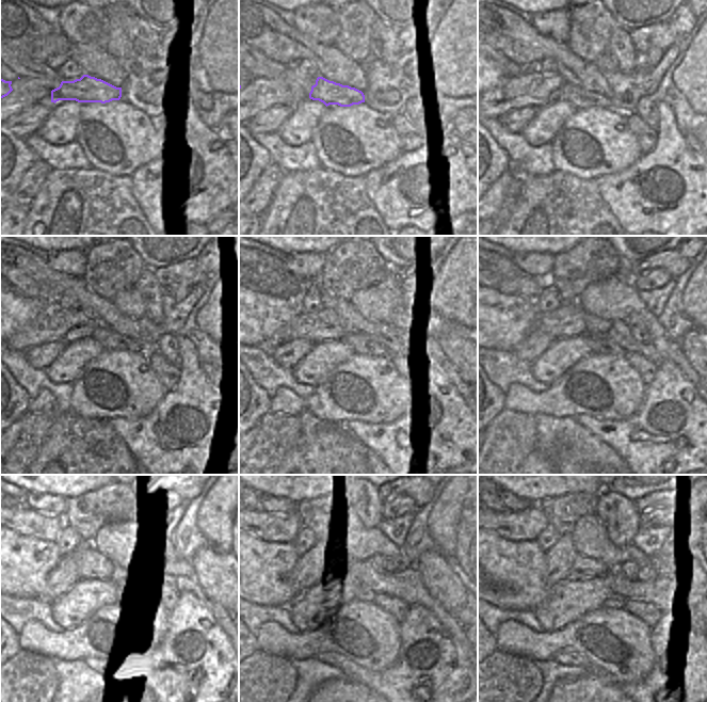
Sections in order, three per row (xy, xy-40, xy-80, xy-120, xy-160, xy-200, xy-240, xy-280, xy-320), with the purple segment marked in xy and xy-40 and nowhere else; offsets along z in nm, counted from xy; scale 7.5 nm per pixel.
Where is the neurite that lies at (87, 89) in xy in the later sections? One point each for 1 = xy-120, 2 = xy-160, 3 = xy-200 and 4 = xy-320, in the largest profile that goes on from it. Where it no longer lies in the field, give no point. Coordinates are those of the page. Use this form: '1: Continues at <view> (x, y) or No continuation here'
1: Continues at xy-120 (110, 340)
2: Continues at xy-160 (360, 344)
3: Continues at xy-200 (604, 346)
4: Continues at xy-320 (615, 601)

